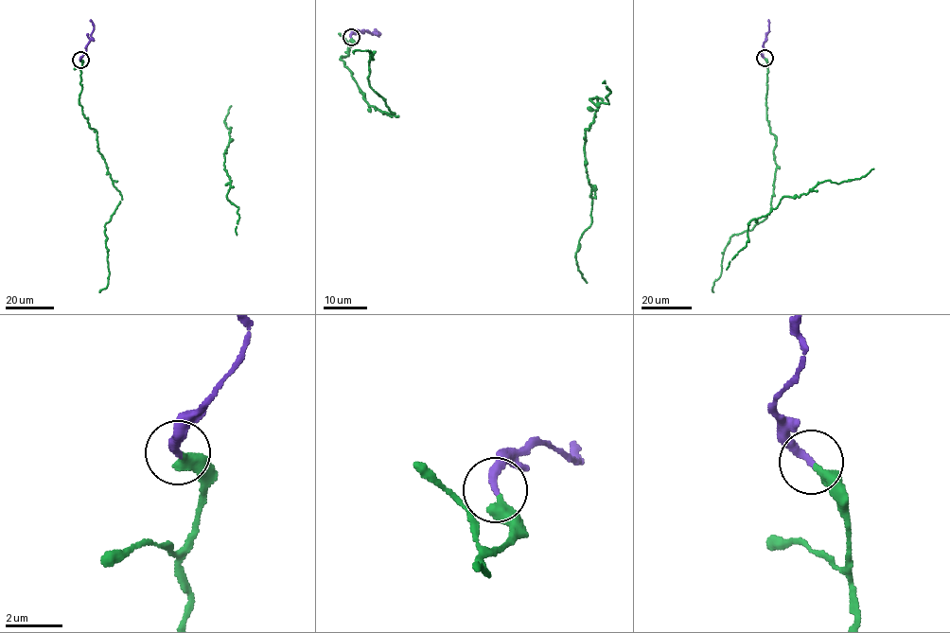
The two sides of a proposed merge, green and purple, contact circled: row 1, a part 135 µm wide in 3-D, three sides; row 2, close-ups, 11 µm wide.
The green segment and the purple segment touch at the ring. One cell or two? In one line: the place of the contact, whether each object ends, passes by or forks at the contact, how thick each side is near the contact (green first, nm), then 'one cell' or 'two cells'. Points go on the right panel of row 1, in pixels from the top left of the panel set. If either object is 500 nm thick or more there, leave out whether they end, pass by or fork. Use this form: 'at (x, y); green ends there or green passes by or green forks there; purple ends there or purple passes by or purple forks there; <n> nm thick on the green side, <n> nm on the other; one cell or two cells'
at (765, 58); green ends there; purple ends there; 440 nm thick on the green side, 280 nm on the other; one cell

